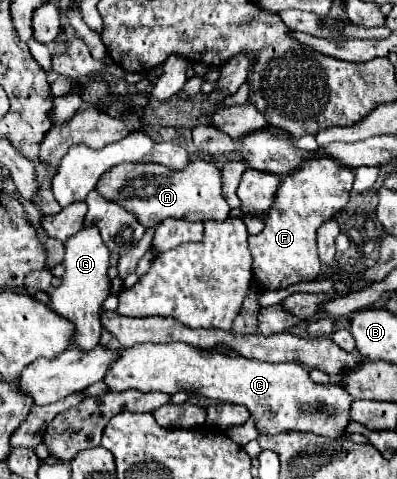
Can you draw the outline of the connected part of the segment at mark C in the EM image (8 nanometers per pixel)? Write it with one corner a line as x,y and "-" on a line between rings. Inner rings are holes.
183,342
169,344
135,344
119,350
117,360
109,366
103,382
109,392
193,392
213,400
243,404
251,412
261,434
279,434
285,430
309,430
321,436
339,438
349,424
349,404
353,398
339,386
321,386
311,382
309,370
297,362
259,362
249,358
231,358
197,350

